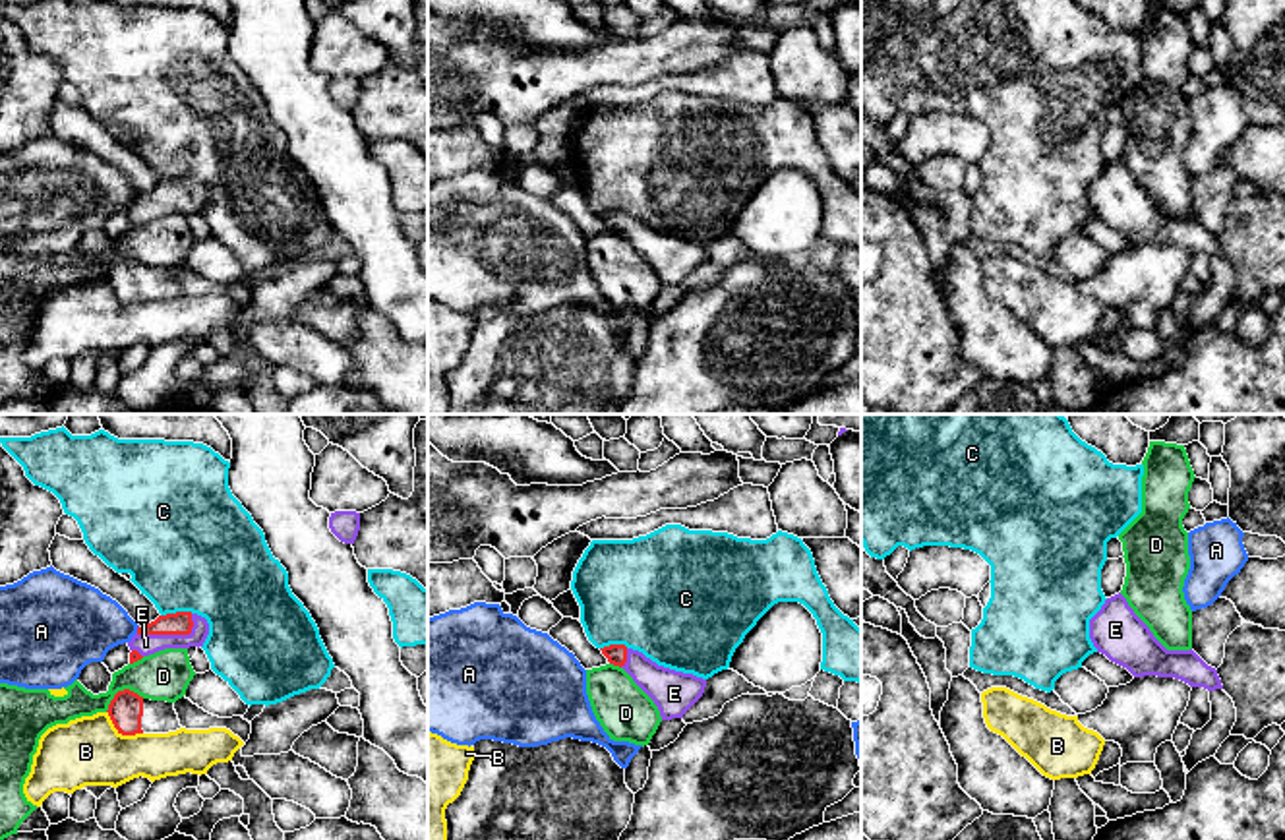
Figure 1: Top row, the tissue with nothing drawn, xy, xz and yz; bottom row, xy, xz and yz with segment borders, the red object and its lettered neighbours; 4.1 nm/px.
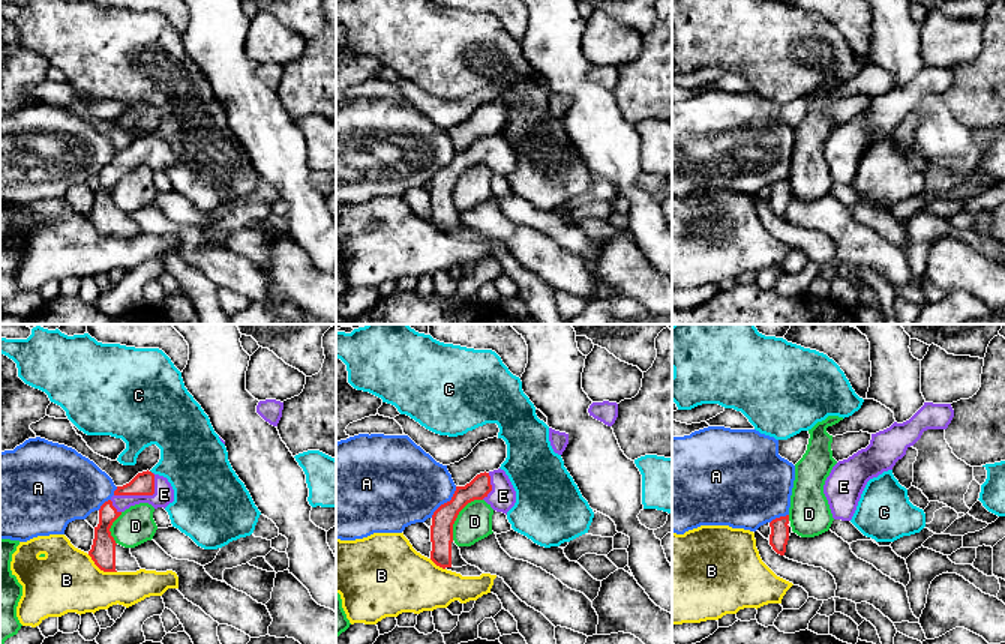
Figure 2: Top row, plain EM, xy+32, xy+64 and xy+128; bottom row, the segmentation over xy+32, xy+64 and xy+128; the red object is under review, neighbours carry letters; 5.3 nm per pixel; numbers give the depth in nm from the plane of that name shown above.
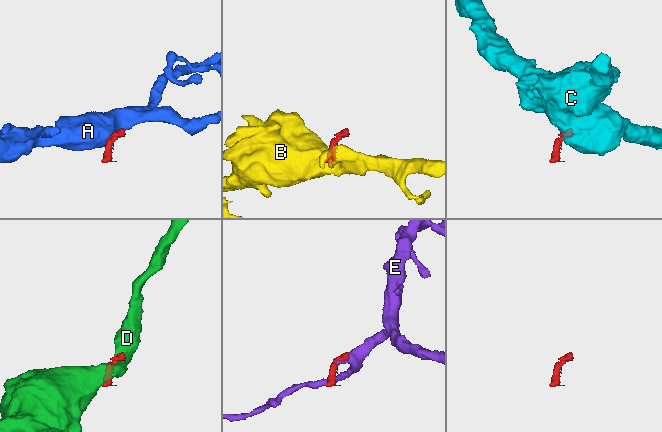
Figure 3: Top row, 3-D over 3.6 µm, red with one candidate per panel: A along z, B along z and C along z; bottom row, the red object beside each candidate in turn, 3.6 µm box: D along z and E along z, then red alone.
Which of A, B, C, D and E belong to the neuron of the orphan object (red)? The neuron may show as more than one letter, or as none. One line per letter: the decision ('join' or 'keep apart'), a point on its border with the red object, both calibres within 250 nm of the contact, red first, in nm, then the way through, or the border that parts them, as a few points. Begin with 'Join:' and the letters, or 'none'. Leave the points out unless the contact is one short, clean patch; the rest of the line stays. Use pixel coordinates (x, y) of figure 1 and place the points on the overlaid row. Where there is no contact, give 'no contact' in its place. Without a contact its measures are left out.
Join: E
A: keep apart; meets red in xy at (138, 630); 100 nm thick on the red side, 320 nm on the other; border along xy (138, 626), (136, 631)
B: keep apart; meets red in xy at (120, 732); 140 nm thick on the red side, 280 nm on the other; border along xy (107, 711), (122, 734), (142, 734)
C: keep apart; meets red in xy at (177, 612); 100 nm thick on the red side, 480 nm on the other; border along xy (192, 612), (167, 612), (161, 616)
D: keep apart; meets red in xy at (120, 691); 140 nm thick on the red side, 200 nm on the other
E: join; meets red in xy at (171, 633); 100 nm thick on the red side, 90 nm on the other; runs through xy (173, 624), (171, 633), (159, 633), (146, 645)

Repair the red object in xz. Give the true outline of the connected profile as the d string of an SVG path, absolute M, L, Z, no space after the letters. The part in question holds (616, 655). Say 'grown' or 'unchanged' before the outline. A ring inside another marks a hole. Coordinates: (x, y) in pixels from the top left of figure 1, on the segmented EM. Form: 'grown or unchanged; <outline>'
grown; M610 645L600 650L610 664L623 668L654 701L662 720L683 718L704 693L706 679L658 666L625 645Z

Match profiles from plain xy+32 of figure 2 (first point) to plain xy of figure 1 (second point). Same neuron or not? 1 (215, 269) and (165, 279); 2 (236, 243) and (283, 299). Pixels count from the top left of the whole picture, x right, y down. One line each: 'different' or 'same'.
1: different
2: different

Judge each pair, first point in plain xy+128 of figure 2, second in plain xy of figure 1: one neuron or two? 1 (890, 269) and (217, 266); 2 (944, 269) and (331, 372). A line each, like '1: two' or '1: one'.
1: two
2: two

